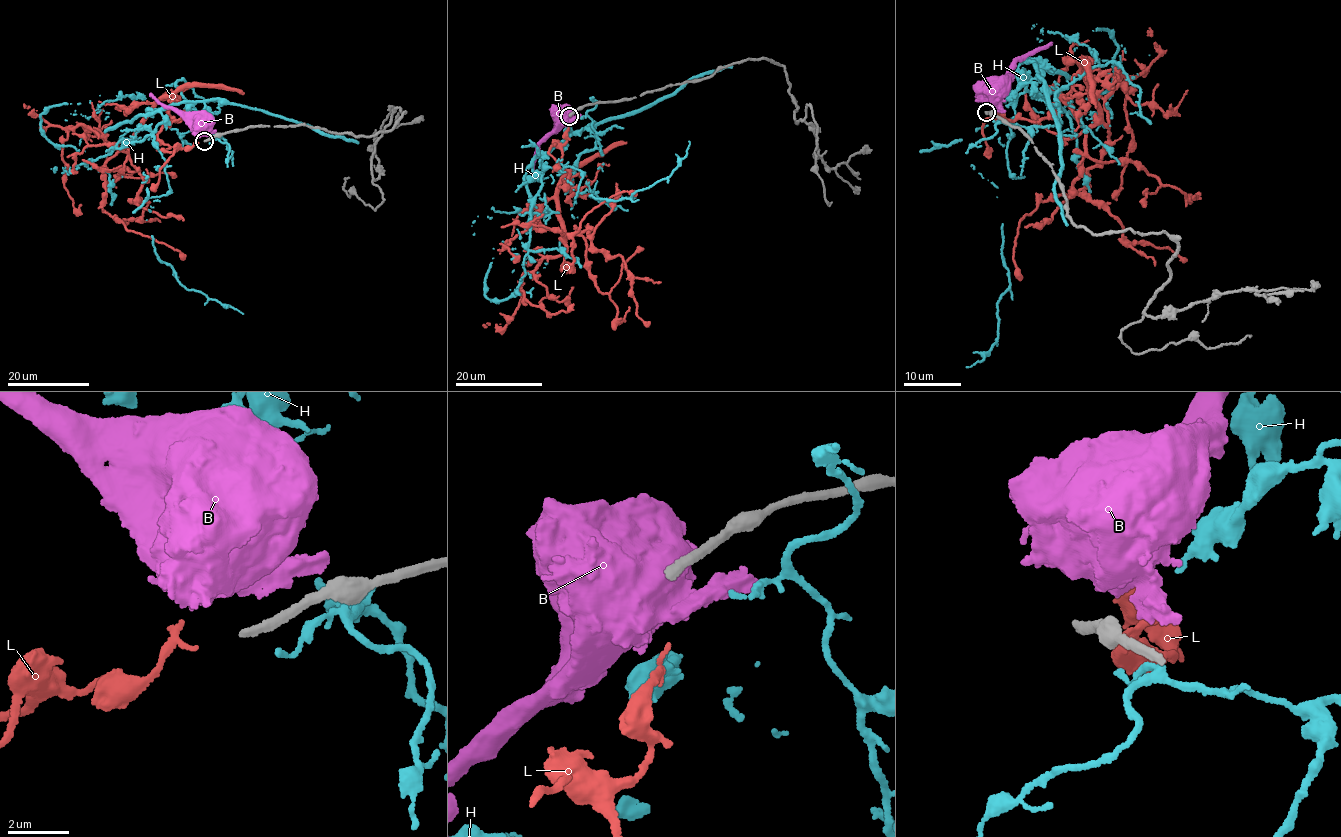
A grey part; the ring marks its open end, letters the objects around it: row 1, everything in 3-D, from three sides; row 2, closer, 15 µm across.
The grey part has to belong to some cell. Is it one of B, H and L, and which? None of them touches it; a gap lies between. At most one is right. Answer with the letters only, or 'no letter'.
no letter

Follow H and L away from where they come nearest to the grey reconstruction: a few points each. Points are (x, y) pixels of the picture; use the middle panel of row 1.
H: (578, 117), (601, 154), (585, 129), (536, 156), (530, 261), (510, 296), (485, 297), (503, 242), (538, 272)
L: (570, 125), (562, 268), (573, 267), (587, 213), (636, 195)

